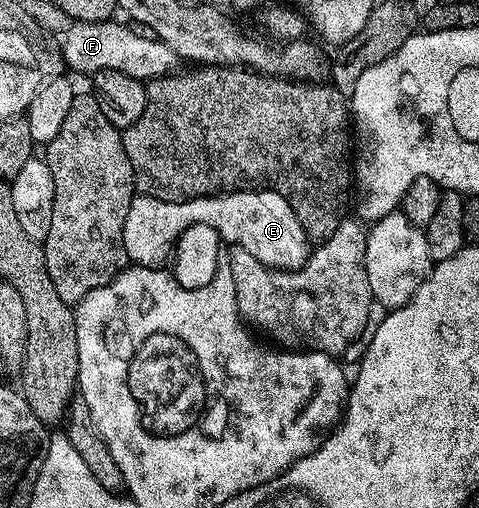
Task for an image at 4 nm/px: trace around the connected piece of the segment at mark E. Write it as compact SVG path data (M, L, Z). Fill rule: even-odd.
M266 190L200 196L198 200L186 202L168 202L152 196L135 195L129 206L129 214L125 214L125 226L123 227L123 245L127 251L128 261L140 268L160 267L164 263L162 260L166 256L167 260L172 255L178 237L195 223L204 223L205 226L211 226L220 239L228 245L239 244L245 250L249 250L249 254L253 254L253 258L257 258L257 262L261 262L266 268L294 270L302 268L307 263L309 241L301 222L297 222L297 214L293 214L286 196Z

